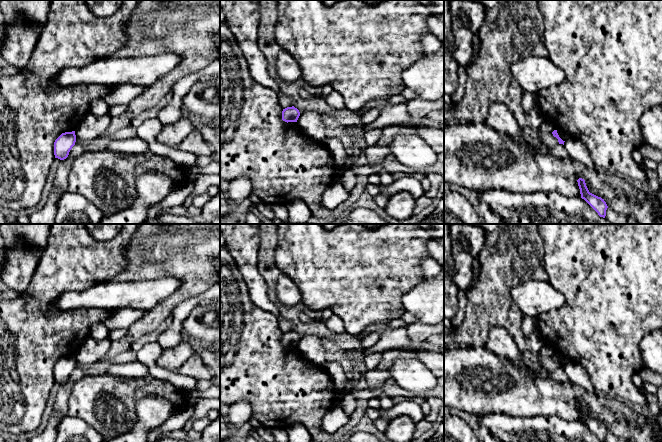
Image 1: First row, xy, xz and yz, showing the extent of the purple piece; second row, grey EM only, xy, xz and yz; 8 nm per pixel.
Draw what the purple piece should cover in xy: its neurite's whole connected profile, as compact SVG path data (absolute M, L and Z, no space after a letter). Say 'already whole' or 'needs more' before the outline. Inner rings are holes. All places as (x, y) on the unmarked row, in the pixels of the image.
already whole; M75 355L62 357L54 366L55 382L64 384L68 381L70 374L75 369Z

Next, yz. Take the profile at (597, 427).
already whole; M579 402L577 406L580 413L581 422L584 423L600 441L605 442L608 430L604 423L590 417L584 403Z

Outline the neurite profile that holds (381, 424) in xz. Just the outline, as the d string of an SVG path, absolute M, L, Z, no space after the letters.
M380 417L373 422L375 428L380 432L385 432L391 419Z

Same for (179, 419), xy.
M189 405L173 414L167 421L159 427L152 429L148 436L147 442L153 442L158 438L165 436L167 433L182 429L183 426L191 419L194 413L192 405Z

